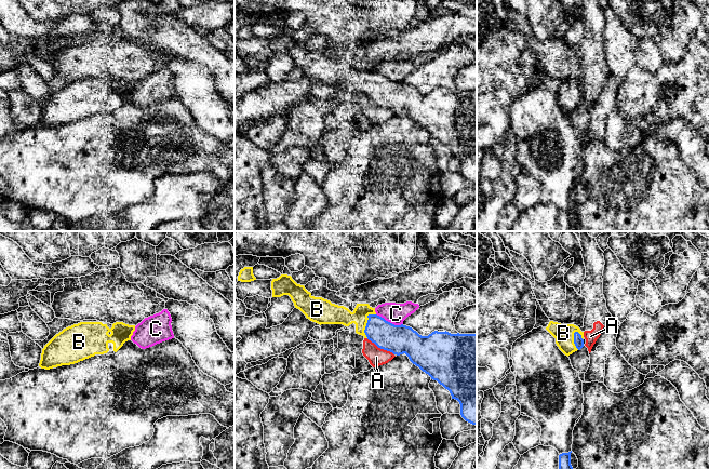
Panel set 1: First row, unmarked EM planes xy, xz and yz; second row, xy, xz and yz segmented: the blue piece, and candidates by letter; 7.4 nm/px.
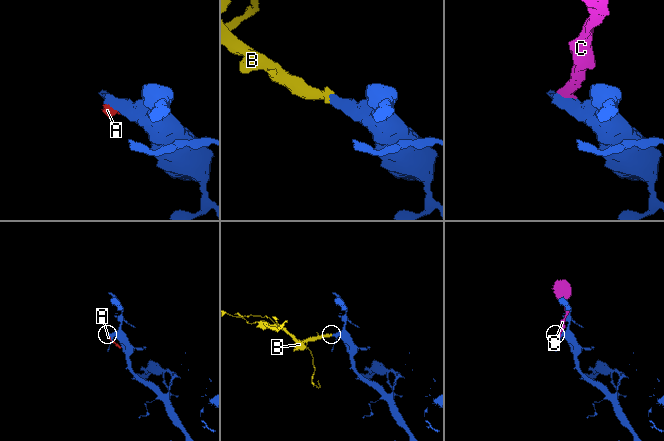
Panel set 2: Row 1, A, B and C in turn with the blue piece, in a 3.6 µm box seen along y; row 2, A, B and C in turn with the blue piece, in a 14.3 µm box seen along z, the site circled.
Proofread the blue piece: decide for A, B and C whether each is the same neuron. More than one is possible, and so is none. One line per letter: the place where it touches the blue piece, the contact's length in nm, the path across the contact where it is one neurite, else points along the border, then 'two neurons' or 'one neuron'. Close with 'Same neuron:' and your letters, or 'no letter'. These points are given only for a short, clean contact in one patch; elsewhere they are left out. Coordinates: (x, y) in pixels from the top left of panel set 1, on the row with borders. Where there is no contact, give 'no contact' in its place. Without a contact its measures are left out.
A: contact xz (380, 348); length 240 nm; two neurons
B: contact xz (366, 323); length 200 nm; one neuron
C: contact xz (389, 322); length 220 nm; border xz (376, 313), (395, 324), (402, 324); two neurons
Same neuron: B

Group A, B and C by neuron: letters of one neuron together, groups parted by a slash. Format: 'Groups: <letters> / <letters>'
Groups: A / B / C

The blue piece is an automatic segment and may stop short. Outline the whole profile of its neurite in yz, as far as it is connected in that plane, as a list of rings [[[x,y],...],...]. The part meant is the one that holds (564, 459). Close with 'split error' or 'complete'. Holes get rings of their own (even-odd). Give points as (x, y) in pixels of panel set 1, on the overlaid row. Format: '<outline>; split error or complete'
[[[571,452],[559,455],[559,469],[573,469],[571,465]]]; complete

